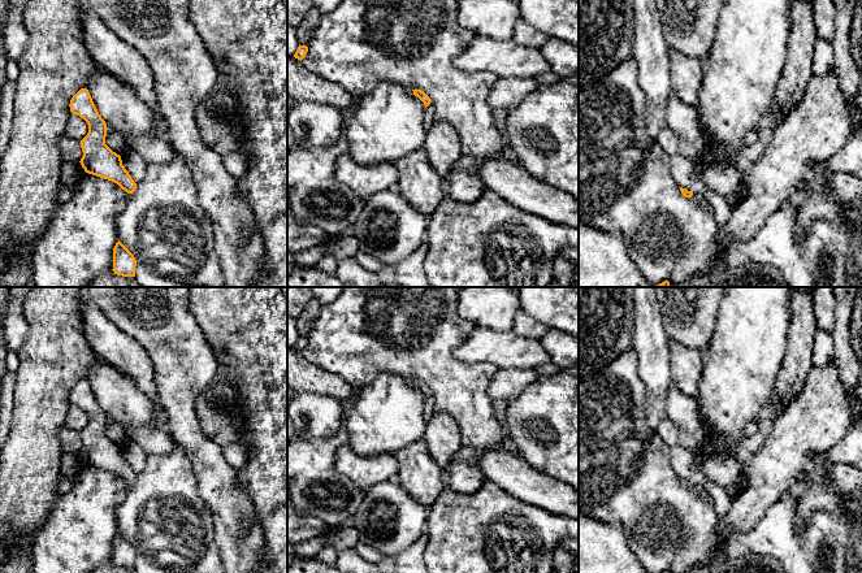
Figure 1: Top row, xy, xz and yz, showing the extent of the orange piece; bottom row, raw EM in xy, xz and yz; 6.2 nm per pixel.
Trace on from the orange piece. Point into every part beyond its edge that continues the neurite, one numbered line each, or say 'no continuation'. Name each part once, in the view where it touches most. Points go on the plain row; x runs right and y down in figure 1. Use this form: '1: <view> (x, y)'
no continuation

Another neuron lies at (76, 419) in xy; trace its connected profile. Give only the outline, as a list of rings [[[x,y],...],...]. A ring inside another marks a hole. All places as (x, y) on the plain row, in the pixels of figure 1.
[[[72,404],[65,416],[64,426],[70,430],[81,433],[87,426],[87,424],[88,424],[87,413],[79,407]]]

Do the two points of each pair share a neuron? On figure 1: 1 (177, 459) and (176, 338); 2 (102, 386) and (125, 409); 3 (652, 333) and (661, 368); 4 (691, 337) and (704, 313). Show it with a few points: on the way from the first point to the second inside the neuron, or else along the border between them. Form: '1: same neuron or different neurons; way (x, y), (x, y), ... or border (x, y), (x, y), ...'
1: different neurons; border (176, 443), (185, 451), (194, 471)
2: same neuron; way (107, 391), (120, 404)
3: same neuron; way (652, 342), (653, 359)
4: same neuron; way (691, 331), (691, 328), (698, 318)

